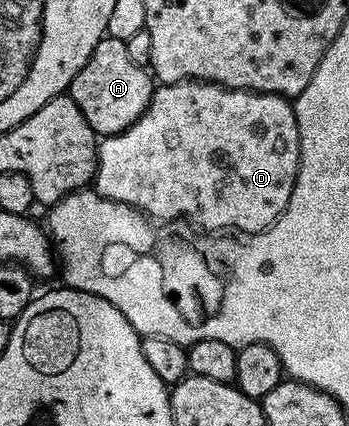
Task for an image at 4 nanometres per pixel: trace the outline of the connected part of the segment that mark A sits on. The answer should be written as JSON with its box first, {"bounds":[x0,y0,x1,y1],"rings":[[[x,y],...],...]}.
{"bounds":[70,35,154,137],"rings":[[[105,35],[94,46],[90,58],[72,79],[70,95],[73,102],[82,110],[86,122],[95,130],[97,137],[113,136],[138,122],[150,106],[154,91],[154,80],[145,65],[130,59],[130,50],[125,41]]]}

